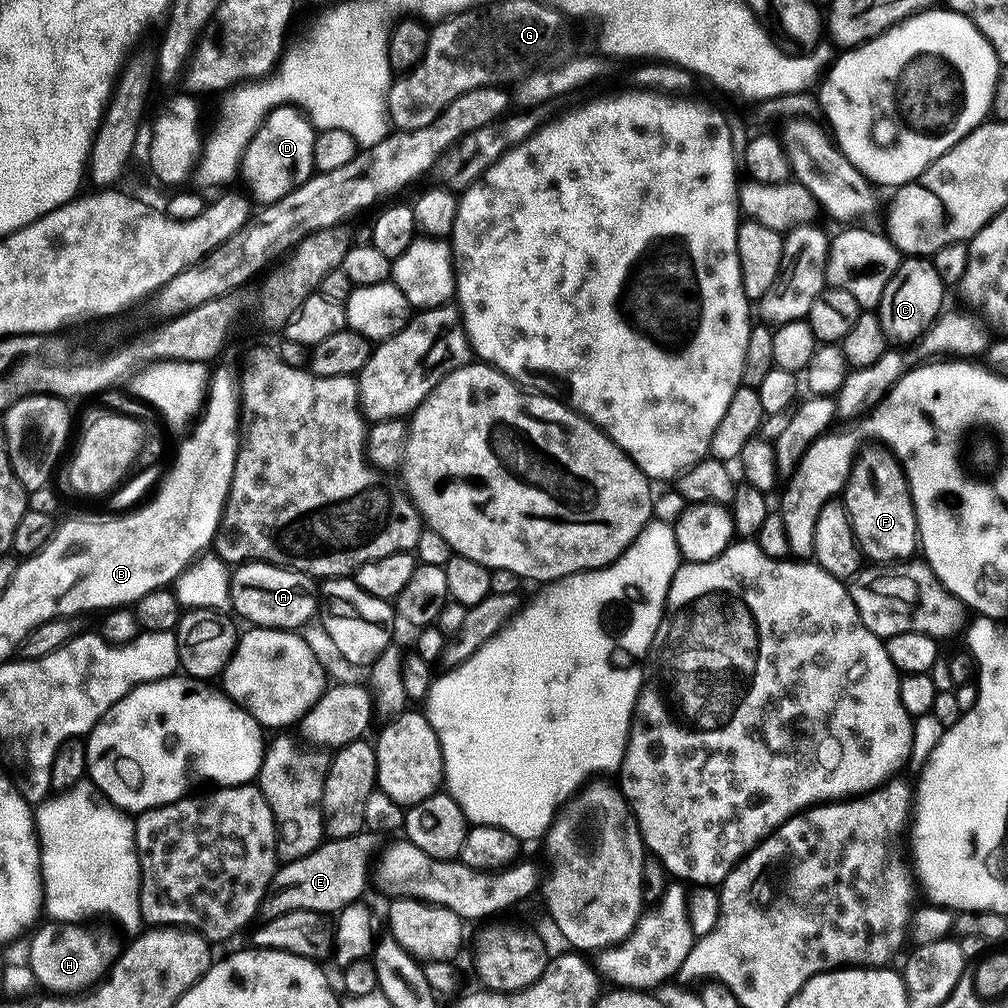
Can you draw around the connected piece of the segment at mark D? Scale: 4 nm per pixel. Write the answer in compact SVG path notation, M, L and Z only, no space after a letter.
M276 108L265 116L260 128L244 147L238 169L239 179L248 187L247 195L260 204L276 204L287 201L296 187L307 185L314 175L314 138L317 129L299 108Z

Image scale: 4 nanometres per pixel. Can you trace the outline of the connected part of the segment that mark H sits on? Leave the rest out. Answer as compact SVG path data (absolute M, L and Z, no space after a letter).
M66 924L61 928L55 938L48 927L42 927L30 942L26 960L35 981L52 991L49 993L80 994L95 987L108 974L122 951L122 943L108 928L92 930L86 924Z

